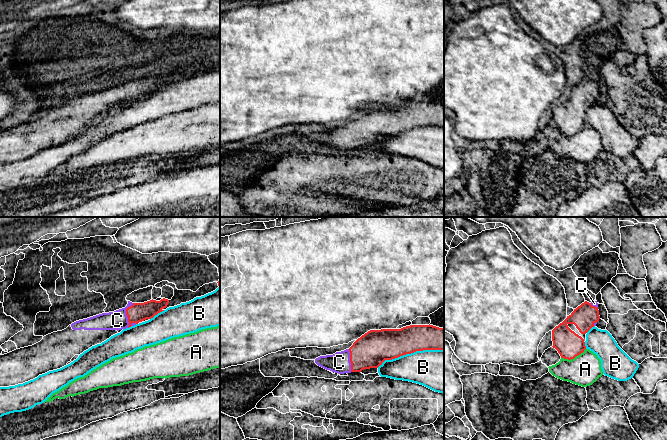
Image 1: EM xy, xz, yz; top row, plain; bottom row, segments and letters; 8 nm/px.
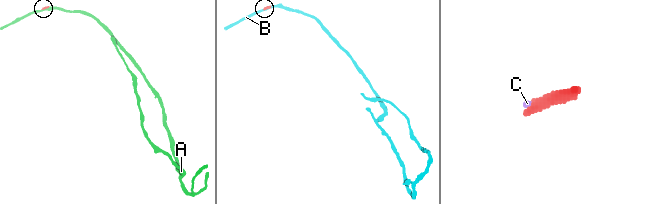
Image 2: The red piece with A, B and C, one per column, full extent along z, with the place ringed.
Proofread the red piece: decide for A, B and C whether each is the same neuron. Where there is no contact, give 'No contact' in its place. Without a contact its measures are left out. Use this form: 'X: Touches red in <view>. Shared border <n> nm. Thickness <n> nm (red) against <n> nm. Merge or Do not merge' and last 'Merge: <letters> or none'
A: Touches red in yz. Shared border 220 nm. Thickness 200 nm (red) against 240 nm. Do not merge
B: Touches red in xz. Shared border 550 nm. Thickness 260 nm (red) against 320 nm. Do not merge
C: Touches red in xy. Shared border 200 nm. Thickness 160 nm (red) against 160 nm. Merge
Merge: C

